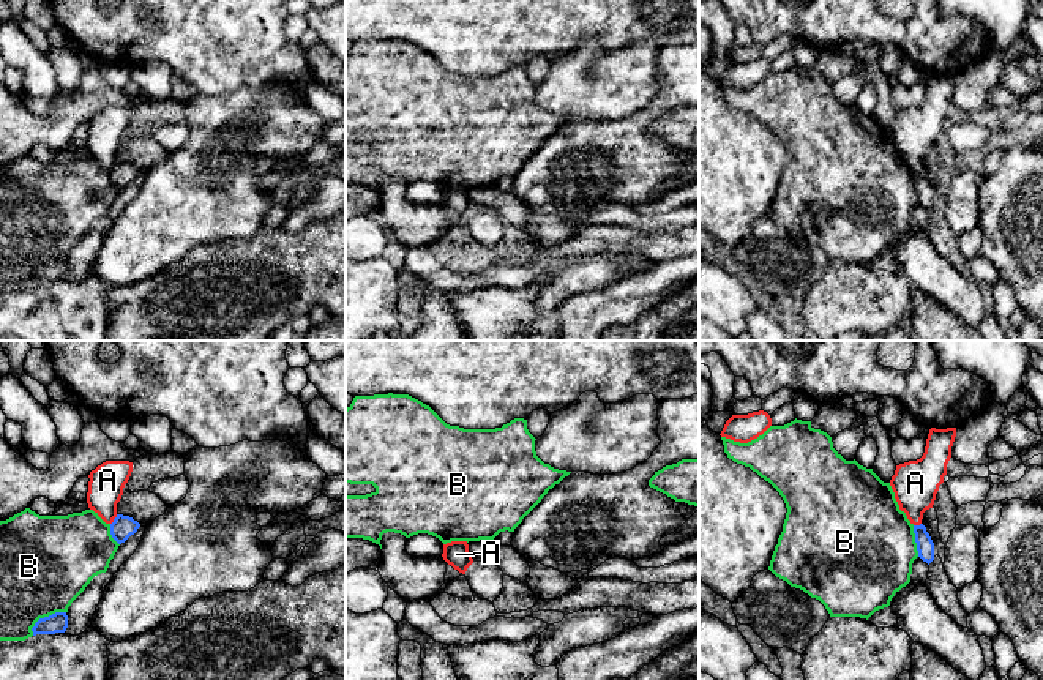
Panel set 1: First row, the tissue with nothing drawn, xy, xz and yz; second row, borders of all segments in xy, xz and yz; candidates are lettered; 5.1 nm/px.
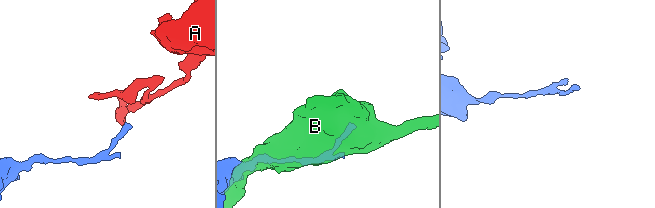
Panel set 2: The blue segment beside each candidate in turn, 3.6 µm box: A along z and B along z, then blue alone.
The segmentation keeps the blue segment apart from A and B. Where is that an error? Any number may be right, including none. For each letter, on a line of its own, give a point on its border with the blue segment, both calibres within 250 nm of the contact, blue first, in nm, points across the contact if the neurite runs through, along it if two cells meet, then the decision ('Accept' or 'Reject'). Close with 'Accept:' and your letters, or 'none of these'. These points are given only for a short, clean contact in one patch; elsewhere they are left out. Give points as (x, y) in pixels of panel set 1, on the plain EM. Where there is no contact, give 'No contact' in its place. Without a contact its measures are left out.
A: Touches blue at xy (114, 166). Thickness 120 nm (blue) against 180 nm. Boundary: xy (117, 161), (111, 171). Reject
B: Touches blue at xy (44, 264). Thickness 100 nm (blue) against 440 nm. Reject
Accept: none of these

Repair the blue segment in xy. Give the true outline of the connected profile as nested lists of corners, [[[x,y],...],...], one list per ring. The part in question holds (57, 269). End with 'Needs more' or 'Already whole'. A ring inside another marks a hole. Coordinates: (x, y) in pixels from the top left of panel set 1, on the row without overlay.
[[[55,259],[49,263],[39,265],[32,275],[33,282],[36,281],[55,281],[65,279],[68,275],[68,262],[66,259]]]. Already whole

